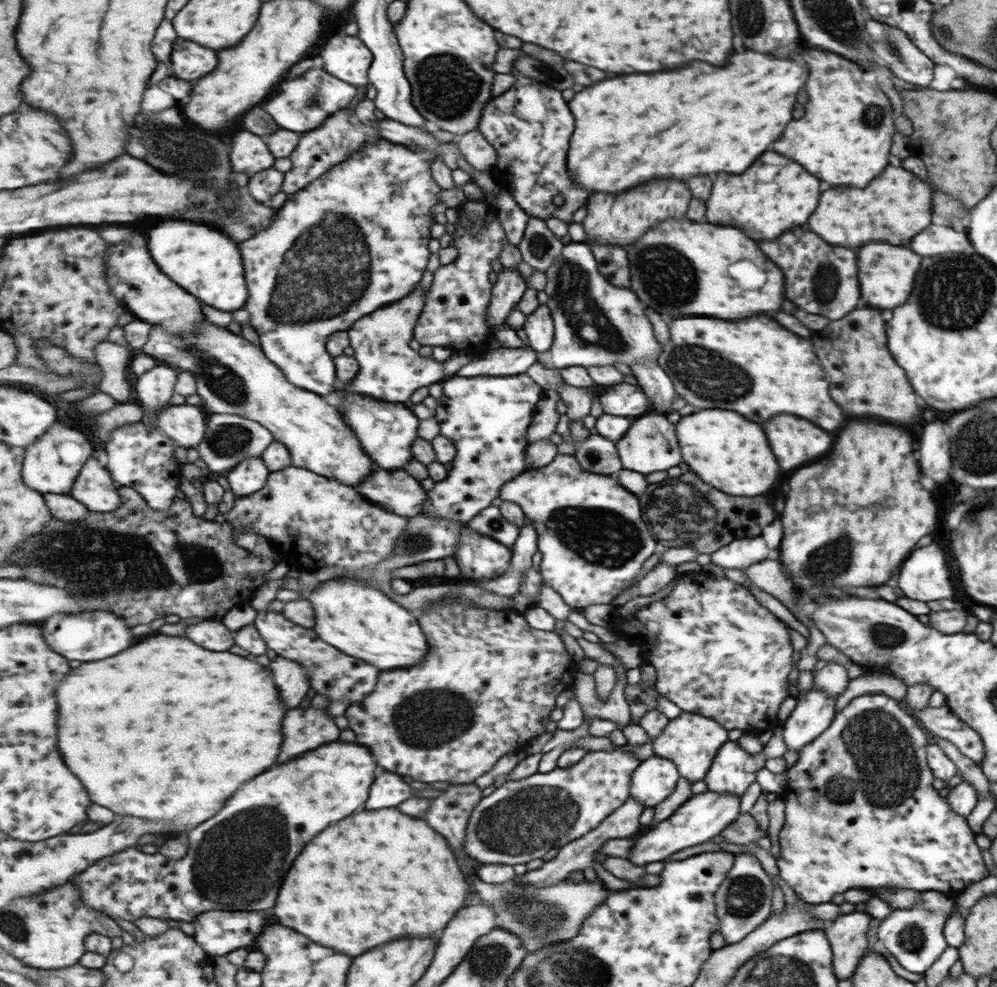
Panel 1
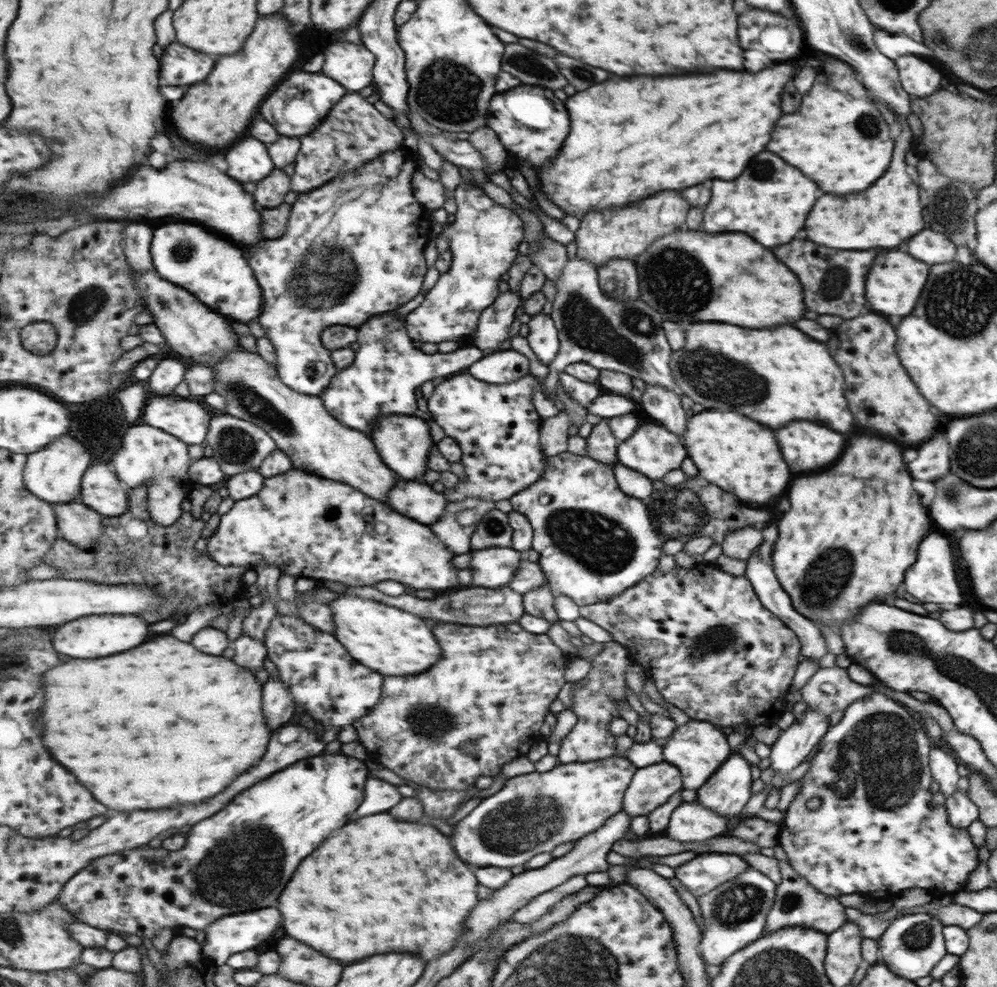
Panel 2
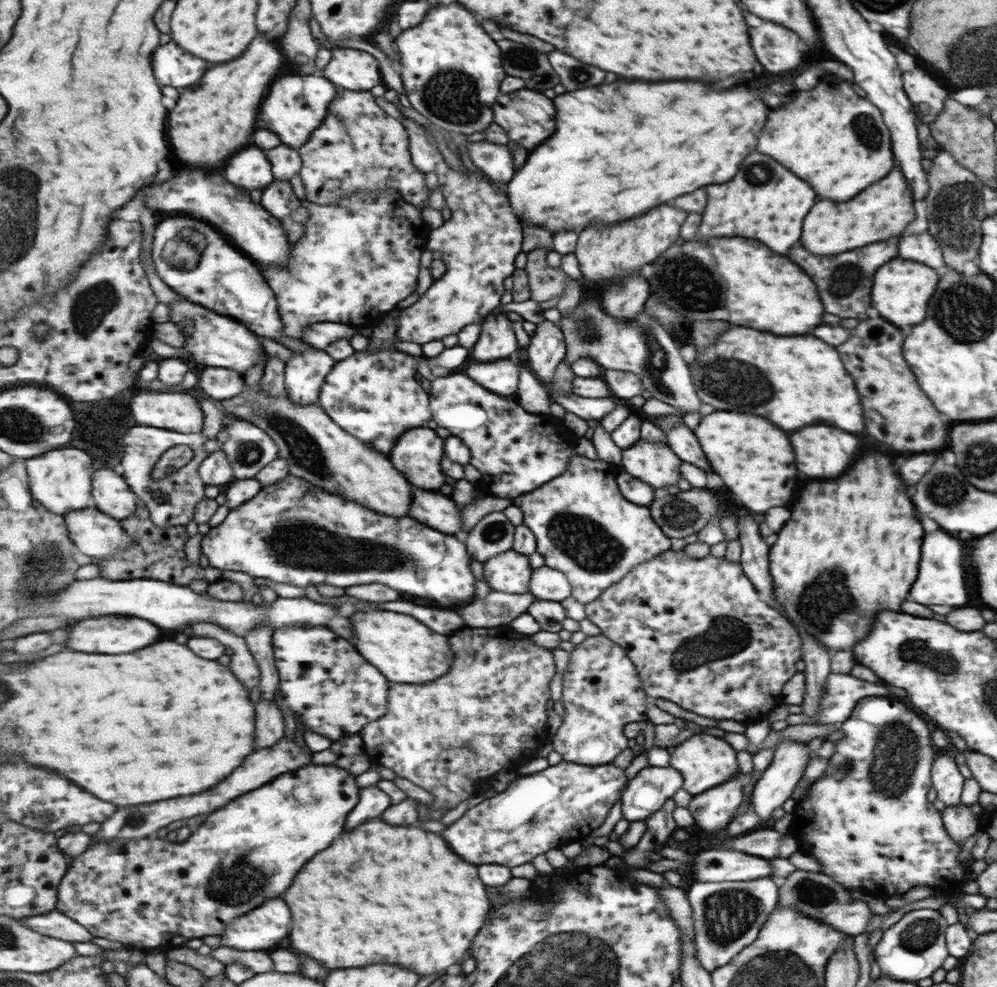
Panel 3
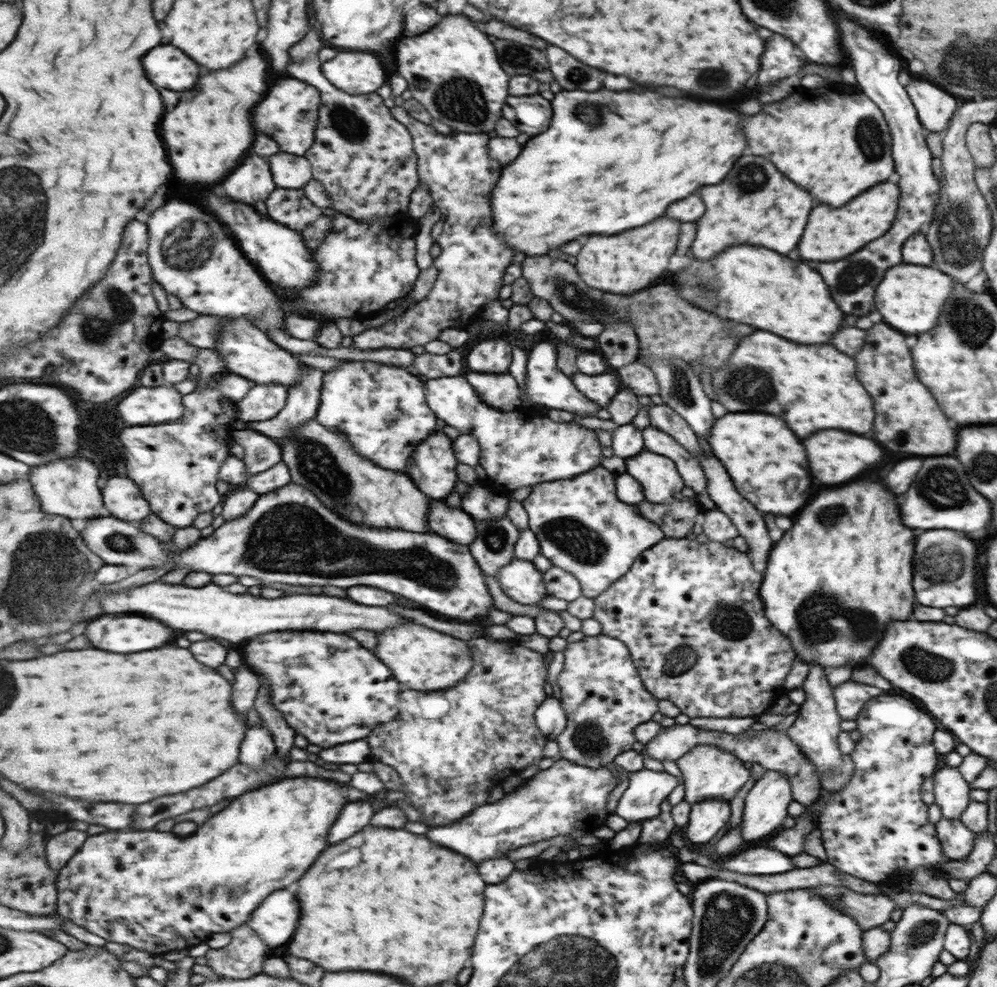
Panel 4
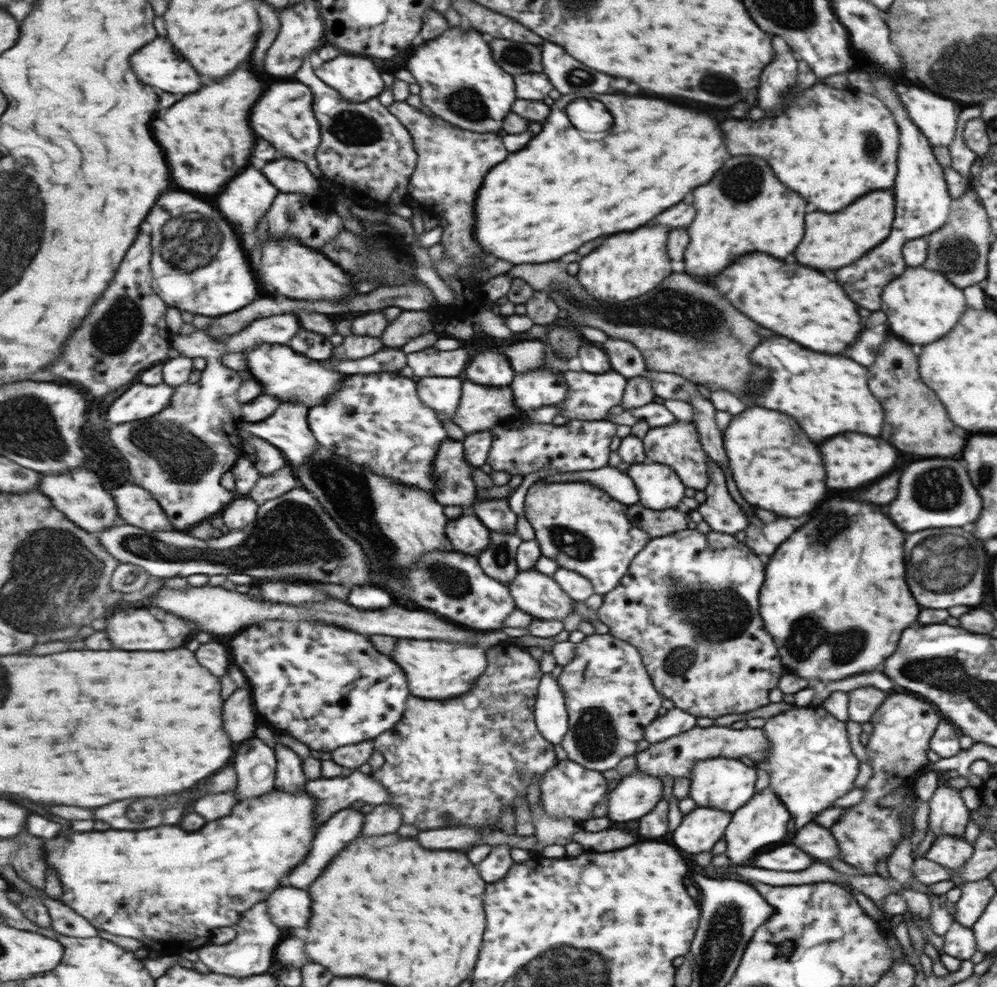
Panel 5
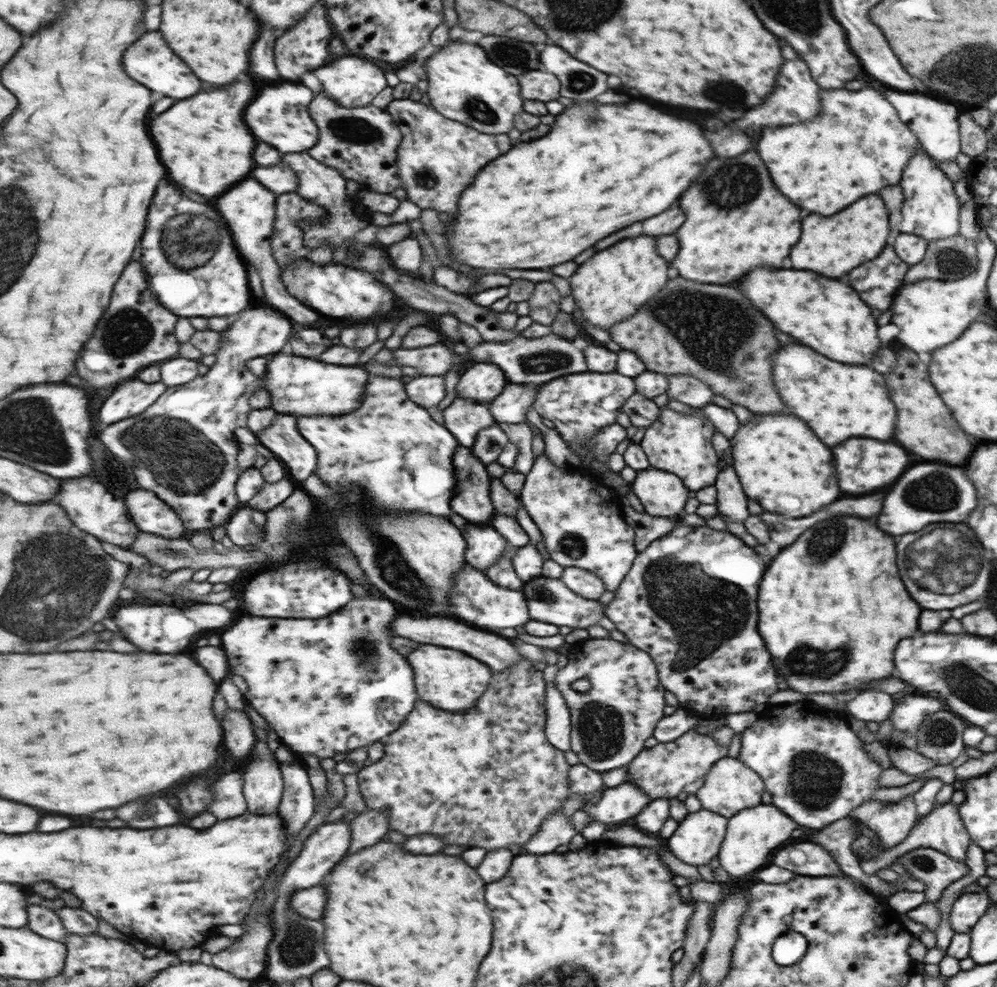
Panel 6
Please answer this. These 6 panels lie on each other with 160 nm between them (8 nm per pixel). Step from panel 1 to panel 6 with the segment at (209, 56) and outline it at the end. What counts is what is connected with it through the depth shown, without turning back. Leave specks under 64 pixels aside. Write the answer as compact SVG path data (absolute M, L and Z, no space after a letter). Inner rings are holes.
M147 32L141 40L137 40L137 44L133 44L129 48L129 54L125 54L125 70L129 70L129 76L137 78L137 82L149 86L155 92L177 98L177 100L191 98L191 96L199 94L199 90L203 88L203 82L193 74L193 70L187 66L187 62L183 62L169 48L169 44L165 42L161 32Z

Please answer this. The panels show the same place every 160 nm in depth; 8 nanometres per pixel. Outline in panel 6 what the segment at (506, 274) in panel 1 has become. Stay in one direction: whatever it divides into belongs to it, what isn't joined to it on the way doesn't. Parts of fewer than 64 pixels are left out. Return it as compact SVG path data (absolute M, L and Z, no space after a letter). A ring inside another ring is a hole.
M474 363L460 376L456 391L463 398L491 404L508 384L505 371L496 364Z

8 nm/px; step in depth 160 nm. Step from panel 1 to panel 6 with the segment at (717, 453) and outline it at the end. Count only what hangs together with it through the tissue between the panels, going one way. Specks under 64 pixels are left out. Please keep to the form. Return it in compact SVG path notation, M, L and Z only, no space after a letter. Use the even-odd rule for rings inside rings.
M753 414L747 424L739 426L735 430L737 434L731 436L731 456L733 456L733 468L737 470L737 478L741 478L743 494L751 500L755 500L763 510L775 512L775 514L787 514L791 518L807 516L821 506L827 506L829 502L839 498L837 478L835 470L831 466L831 452L825 444L821 444L815 434L795 416L783 416L783 414L767 414L757 416Z

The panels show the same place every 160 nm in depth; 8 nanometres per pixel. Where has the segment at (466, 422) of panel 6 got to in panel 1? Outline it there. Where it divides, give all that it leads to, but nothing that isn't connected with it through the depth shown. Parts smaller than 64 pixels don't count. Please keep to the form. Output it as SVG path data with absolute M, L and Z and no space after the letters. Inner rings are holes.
M530 345L525 348L504 348L491 352L485 360L475 360L469 366L463 365L457 376L465 378L484 377L485 374L493 377L511 377L523 374L538 362L538 352Z

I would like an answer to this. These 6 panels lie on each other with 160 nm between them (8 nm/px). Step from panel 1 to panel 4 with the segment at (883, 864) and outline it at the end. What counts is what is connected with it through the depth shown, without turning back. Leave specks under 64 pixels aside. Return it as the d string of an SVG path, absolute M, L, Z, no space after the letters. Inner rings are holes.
M874 696L863 703L854 721L860 738L848 754L853 763L851 776L840 791L821 793L827 802L817 817L817 829L825 848L825 863L841 873L876 884L896 882L901 871L914 872L921 867L933 870L937 876L937 866L949 861L935 834L936 828L927 820L928 805L923 804L919 796L921 783L932 776L937 764L937 754L931 746L931 734L935 732L933 717L905 698Z

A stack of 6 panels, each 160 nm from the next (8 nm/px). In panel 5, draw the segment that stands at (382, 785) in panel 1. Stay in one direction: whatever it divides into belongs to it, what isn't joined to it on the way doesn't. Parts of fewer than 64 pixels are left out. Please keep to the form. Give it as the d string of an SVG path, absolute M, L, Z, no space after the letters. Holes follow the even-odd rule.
M345 808L320 826L308 854L307 862L303 862L289 876L291 886L309 888L321 876L321 872L329 866L329 862L345 846L349 846L349 840L355 840L357 836L361 836L361 830L364 830L365 816L360 810Z

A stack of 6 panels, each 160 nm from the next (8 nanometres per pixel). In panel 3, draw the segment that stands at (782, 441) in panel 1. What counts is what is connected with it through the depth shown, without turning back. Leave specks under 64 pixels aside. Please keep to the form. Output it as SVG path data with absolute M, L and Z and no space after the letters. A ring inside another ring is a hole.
M805 426L805 430L793 432L793 450L797 450L797 462L801 462L803 474L811 478L837 478L855 460L861 444L853 434L841 432L831 426Z

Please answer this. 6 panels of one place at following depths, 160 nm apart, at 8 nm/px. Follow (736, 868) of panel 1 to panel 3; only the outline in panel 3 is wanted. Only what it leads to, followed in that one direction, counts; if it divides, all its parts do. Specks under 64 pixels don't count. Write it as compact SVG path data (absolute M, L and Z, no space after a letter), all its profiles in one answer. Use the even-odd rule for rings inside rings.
M771 876L743 882L693 882L687 893L694 922L696 957L706 971L727 964L742 948L756 940L761 925L777 904L778 886Z

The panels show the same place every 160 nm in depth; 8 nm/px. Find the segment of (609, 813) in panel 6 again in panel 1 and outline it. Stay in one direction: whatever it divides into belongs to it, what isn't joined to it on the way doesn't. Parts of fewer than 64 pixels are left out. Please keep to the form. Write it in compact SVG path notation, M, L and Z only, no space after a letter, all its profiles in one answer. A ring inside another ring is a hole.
M650 756L640 761L631 778L631 797L642 808L655 807L667 798L680 777L676 765L669 759Z

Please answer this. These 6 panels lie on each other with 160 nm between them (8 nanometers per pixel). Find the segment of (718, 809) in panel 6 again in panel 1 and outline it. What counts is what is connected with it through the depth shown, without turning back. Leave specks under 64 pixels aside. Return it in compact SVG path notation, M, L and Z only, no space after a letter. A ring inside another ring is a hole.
M682 711L676 718L669 719L669 730L650 741L655 756L669 759L676 765L679 775L690 783L703 780L715 752L727 740L727 728L714 719Z

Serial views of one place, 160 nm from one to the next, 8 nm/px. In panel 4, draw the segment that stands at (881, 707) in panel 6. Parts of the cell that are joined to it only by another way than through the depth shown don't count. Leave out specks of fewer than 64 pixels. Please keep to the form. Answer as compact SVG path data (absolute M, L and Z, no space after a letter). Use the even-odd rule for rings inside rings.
M851 680L832 686L837 714L845 720L855 720L861 706L874 696L881 694L881 689Z

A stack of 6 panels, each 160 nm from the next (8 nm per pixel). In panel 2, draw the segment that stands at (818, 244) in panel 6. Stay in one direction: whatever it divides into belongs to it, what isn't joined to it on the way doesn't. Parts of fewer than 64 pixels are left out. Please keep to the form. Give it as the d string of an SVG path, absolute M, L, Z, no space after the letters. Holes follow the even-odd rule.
M896 118L896 129L897 154L893 154L893 166L889 166L889 174L885 174L885 178L881 178L873 190L863 190L861 194L823 194L821 202L813 206L809 222L805 222L805 238L835 250L867 250L873 246L893 248L923 228L917 186L907 176L905 164L901 162L901 156L905 156L911 148L913 136L904 118Z

